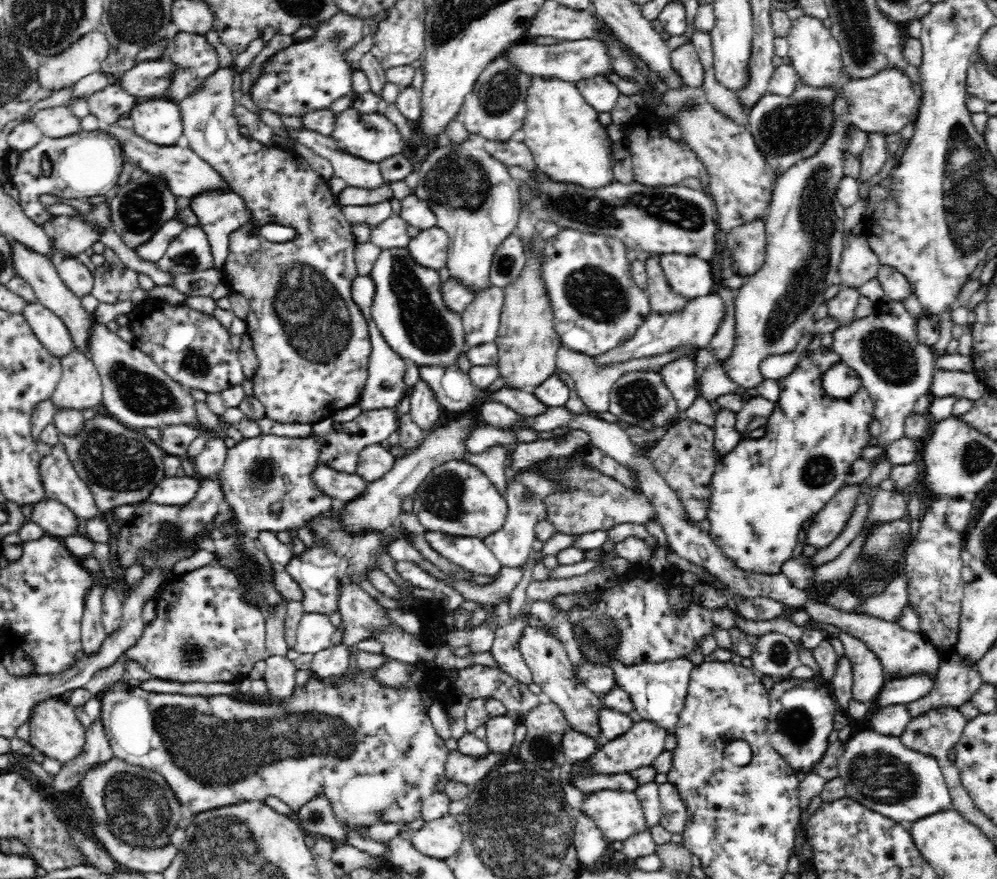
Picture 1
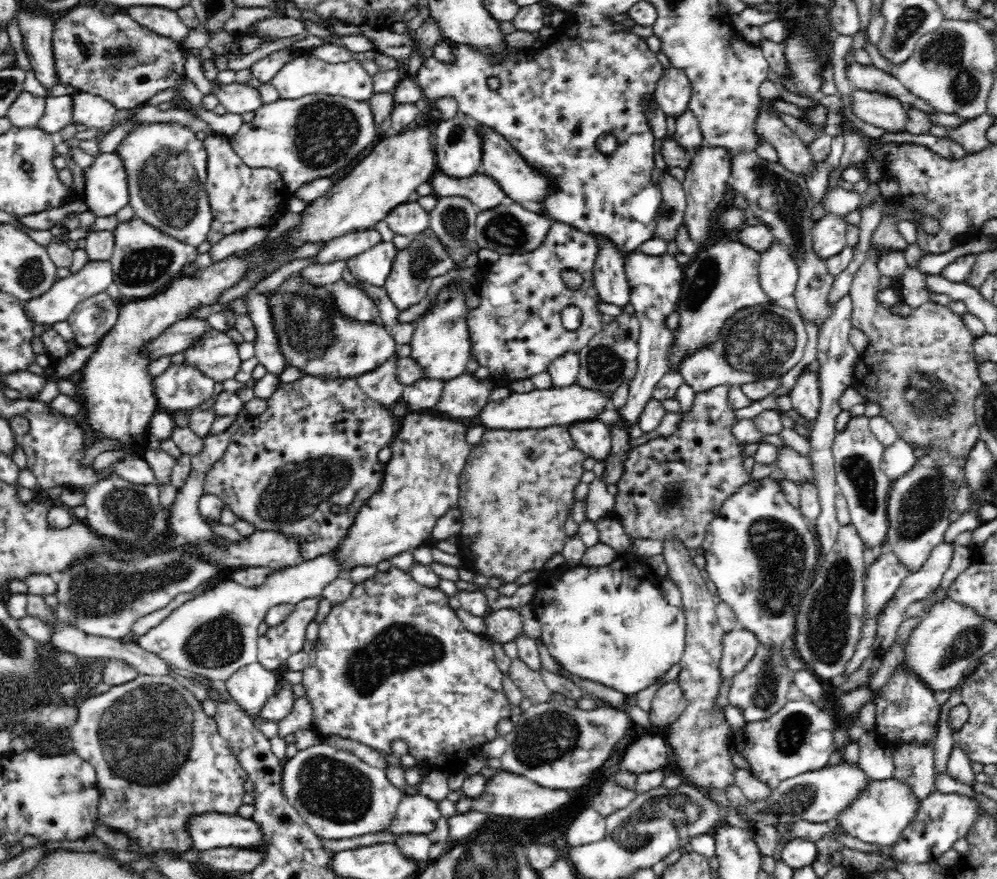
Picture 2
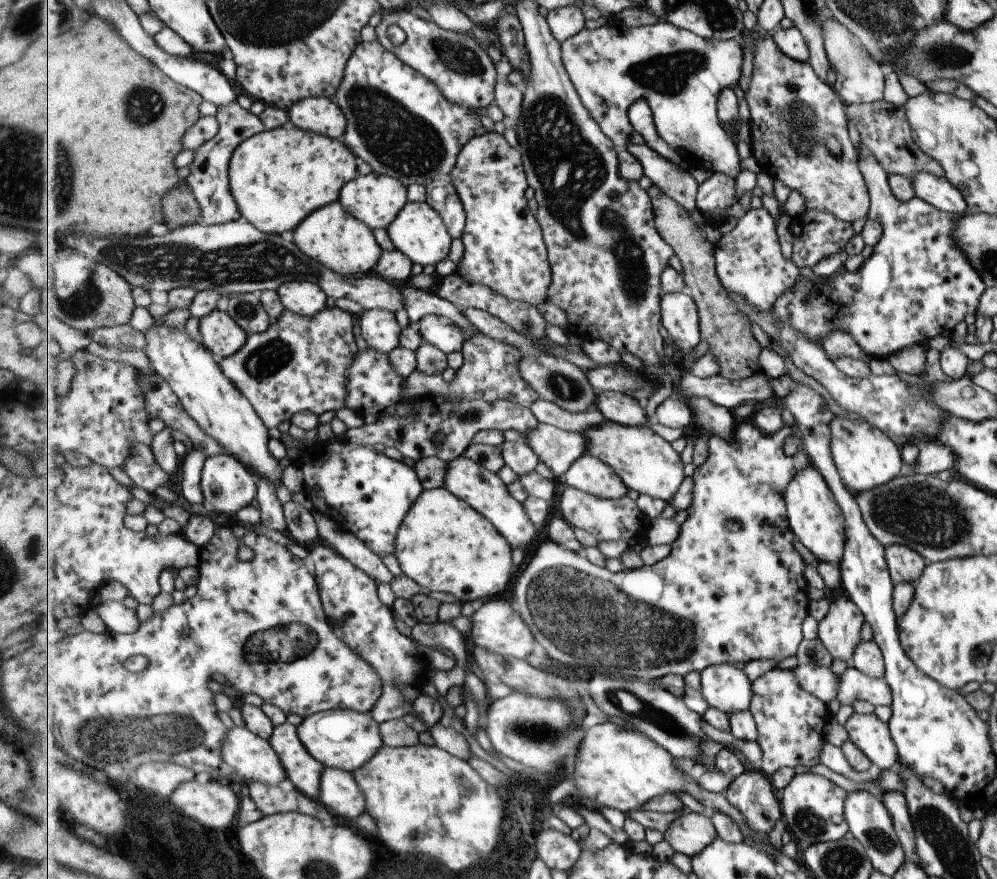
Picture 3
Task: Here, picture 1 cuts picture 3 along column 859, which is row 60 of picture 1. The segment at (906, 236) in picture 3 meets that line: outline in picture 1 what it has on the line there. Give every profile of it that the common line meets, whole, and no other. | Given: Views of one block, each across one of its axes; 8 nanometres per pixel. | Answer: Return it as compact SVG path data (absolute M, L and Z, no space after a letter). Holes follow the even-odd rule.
M339 10L331 19L320 22L313 29L314 32L310 38L293 42L291 46L276 52L275 55L270 56L267 61L262 63L258 78L254 80L250 90L250 98L255 108L260 111L270 111L278 115L278 117L304 117L310 112L328 109L334 100L350 92L352 93L352 73L354 69L348 63L346 54L362 40L364 19L345 14L344 11ZM336 32L343 34L343 38L334 43L331 37ZM146 59L130 69L122 79L116 81L126 93L139 100L165 96L166 88L172 84L175 66L165 60Z

